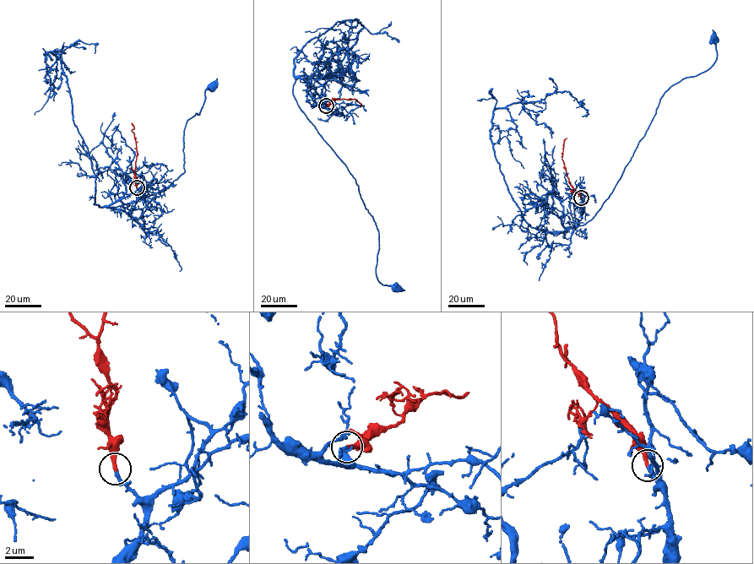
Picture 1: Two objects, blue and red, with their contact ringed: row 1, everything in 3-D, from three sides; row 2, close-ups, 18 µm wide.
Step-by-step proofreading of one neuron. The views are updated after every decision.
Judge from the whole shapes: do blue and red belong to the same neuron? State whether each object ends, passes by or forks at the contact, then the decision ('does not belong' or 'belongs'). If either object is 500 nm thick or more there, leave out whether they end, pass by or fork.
blue ends; red ends; belongs

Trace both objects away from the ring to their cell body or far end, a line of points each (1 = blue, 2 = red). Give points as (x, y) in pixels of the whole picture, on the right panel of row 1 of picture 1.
1: (581, 197), (582, 217), (567, 229), (592, 219), (611, 193), (664, 92), (712, 66), (717, 54), (713, 38)
2: (580, 197), (569, 183), (561, 159), (564, 142), (566, 138)

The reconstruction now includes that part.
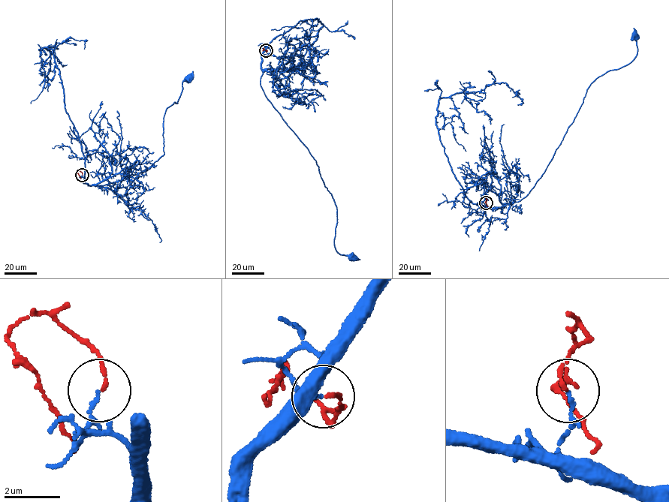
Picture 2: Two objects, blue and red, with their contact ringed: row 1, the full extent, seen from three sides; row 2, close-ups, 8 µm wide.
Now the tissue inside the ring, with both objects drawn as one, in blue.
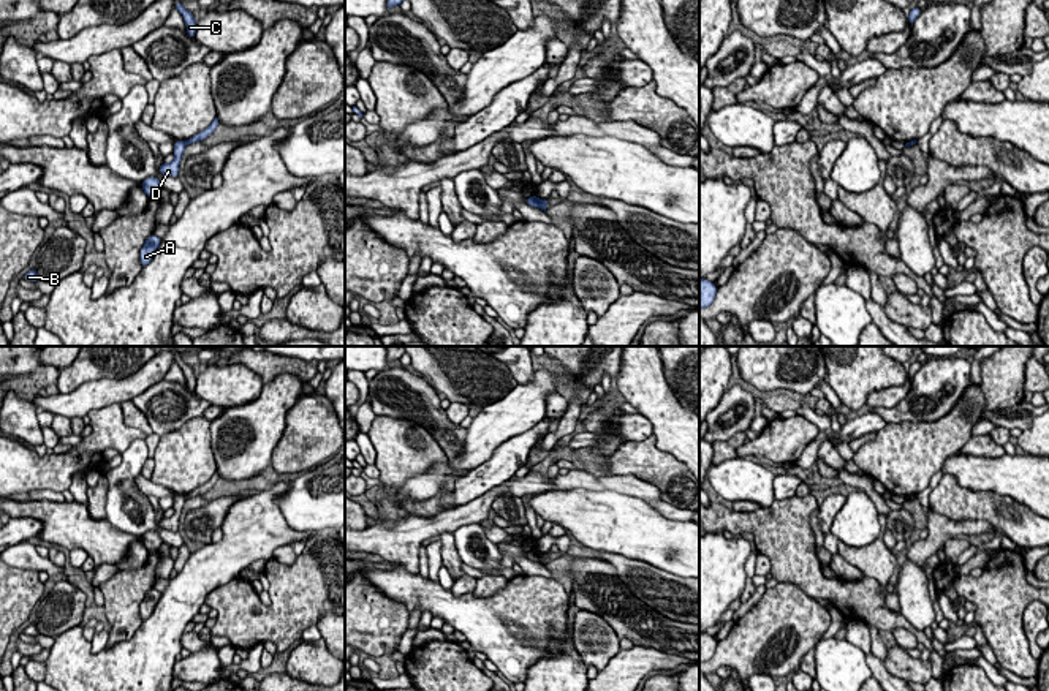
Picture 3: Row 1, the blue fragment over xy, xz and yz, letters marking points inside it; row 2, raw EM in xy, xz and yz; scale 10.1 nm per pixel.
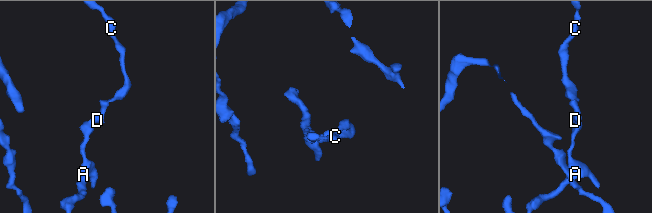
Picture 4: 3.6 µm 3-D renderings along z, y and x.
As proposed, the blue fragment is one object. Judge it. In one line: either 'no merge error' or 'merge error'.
merge error

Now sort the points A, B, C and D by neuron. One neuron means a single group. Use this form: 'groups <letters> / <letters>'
groups A D / B C

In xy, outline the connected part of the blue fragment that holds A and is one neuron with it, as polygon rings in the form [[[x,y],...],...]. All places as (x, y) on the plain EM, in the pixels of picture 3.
[[[152,588],[152,590],[144,596],[144,599],[142,599],[142,602],[141,602],[141,620],[142,620],[142,621],[147,620],[147,618],[152,615],[152,612],[153,612],[157,602],[160,601],[160,598],[161,598],[161,593],[157,591],[155,588]]]

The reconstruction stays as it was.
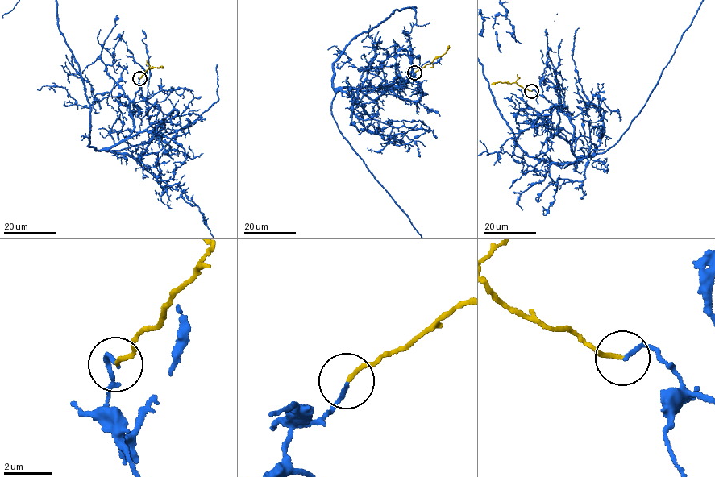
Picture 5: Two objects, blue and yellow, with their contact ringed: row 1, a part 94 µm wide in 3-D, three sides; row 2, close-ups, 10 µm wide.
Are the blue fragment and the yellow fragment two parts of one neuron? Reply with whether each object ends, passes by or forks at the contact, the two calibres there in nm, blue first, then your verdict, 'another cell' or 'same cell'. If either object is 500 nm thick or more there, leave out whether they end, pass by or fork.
blue ends; yellow ends; calibres 150 and 150 nm; same cell

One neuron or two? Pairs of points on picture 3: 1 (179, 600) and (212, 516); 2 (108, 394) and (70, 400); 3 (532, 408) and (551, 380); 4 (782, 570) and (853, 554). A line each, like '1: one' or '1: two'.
1: two
2: one
3: one
4: two

